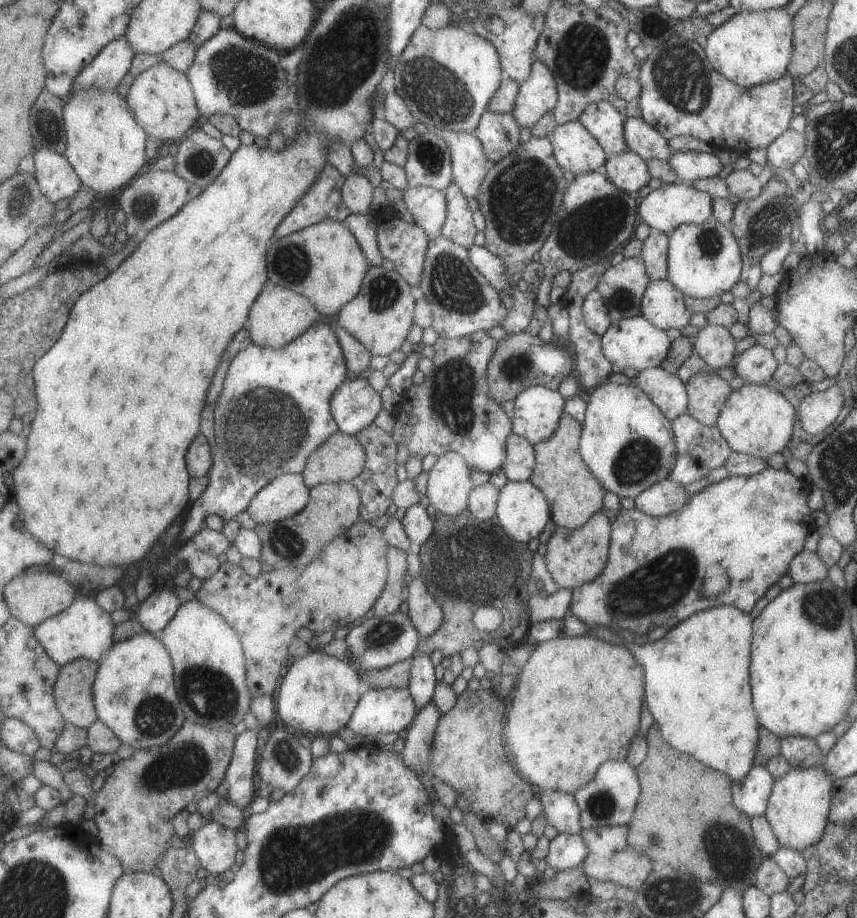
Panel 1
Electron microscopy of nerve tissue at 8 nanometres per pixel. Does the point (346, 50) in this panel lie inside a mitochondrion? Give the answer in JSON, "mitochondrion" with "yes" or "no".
{"mitochondrion":"yes"}

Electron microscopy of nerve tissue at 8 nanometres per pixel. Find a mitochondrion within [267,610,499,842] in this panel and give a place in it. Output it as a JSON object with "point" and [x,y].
{"point":[382,635]}

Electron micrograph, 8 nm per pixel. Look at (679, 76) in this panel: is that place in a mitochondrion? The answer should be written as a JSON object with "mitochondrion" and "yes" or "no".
{"mitochondrion":"yes"}

